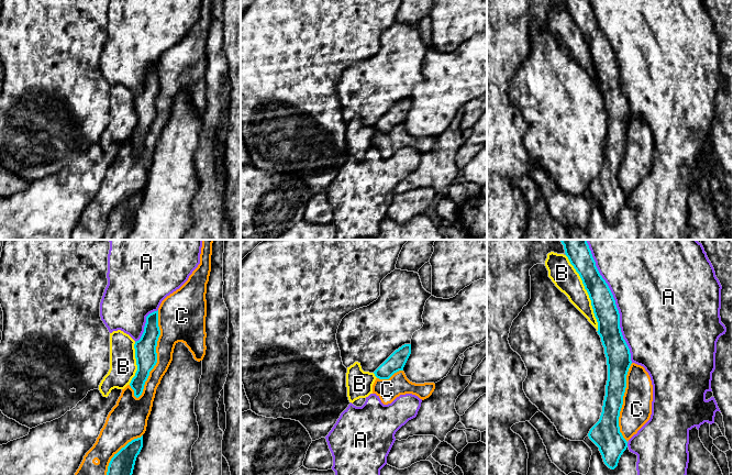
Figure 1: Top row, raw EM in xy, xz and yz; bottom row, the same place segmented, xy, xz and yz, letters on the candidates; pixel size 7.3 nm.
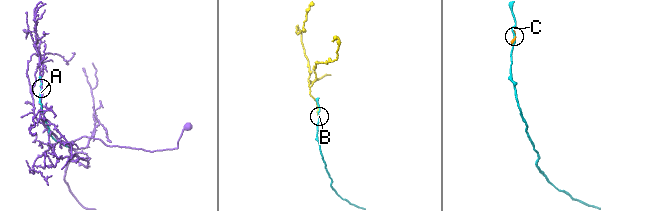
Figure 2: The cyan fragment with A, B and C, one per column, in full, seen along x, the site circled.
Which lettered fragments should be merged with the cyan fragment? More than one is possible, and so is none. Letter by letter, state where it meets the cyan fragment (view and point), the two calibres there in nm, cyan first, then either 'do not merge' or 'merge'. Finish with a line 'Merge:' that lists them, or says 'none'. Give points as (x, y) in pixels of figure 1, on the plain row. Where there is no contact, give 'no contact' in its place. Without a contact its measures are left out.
A: meets cyan in yz at (615, 58); 170 nm thick on the cyan side, 500 nm on the other; do not merge
B: meets cyan in yz at (588, 47); 170 nm thick on the cyan side, 190 nm on the other; do not merge
C: meets cyan in xy at (156, 108); 160 nm thick on the cyan side, 240 nm on the other; do not merge
Merge: none

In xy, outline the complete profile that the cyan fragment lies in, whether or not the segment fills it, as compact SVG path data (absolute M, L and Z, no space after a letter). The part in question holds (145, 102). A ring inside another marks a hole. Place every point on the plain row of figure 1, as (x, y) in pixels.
M157 64L146 70L144 86L141 92L134 98L137 124L132 132L130 140L134 144L134 150L136 152L142 148L149 125L157 117L156 100L159 89L160 84L158 80Z

